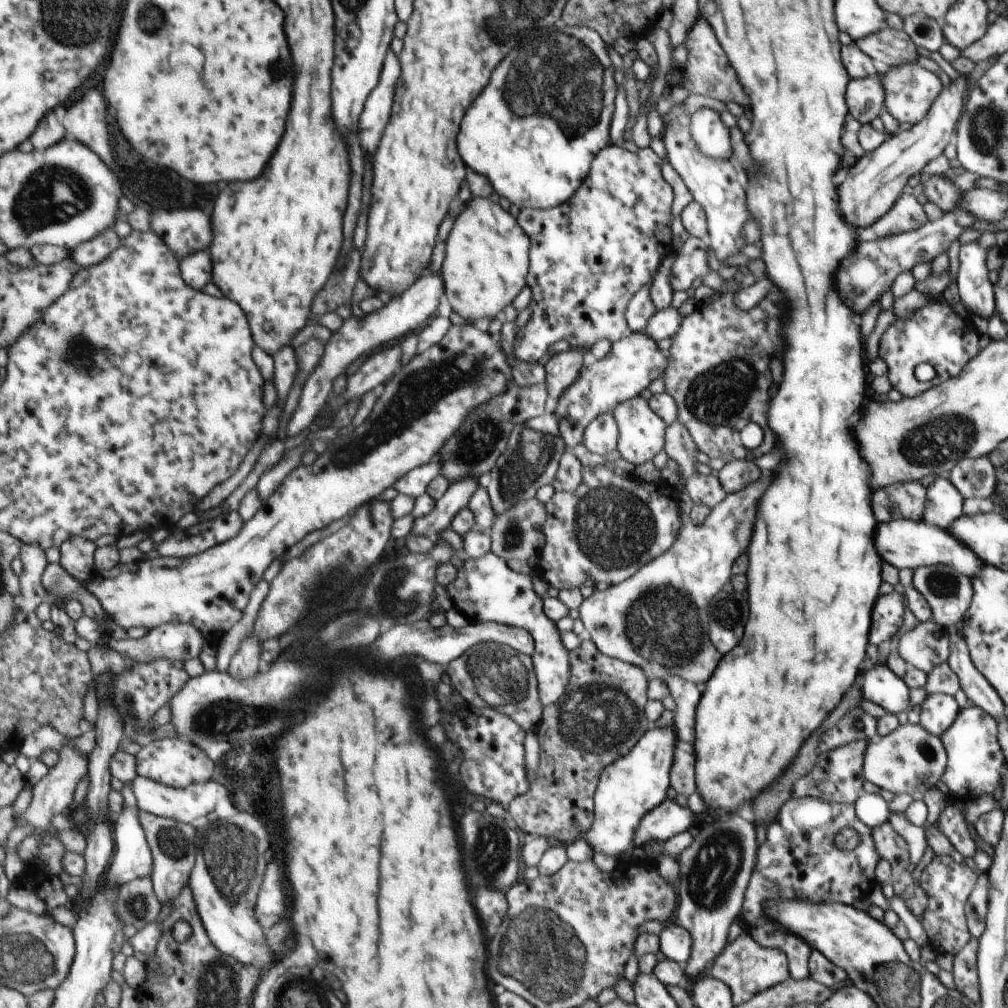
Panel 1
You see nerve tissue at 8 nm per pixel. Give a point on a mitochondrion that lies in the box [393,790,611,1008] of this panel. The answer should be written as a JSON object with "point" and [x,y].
{"point":[544,954]}

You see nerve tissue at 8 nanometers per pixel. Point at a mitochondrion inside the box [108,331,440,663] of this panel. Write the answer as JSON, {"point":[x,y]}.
{"point":[409,605]}

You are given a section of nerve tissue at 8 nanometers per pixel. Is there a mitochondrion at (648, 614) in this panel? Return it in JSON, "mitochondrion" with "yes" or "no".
{"mitochondrion":"yes"}

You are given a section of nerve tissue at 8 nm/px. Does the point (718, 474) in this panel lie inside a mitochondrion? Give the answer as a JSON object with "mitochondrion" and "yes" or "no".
{"mitochondrion":"no"}

